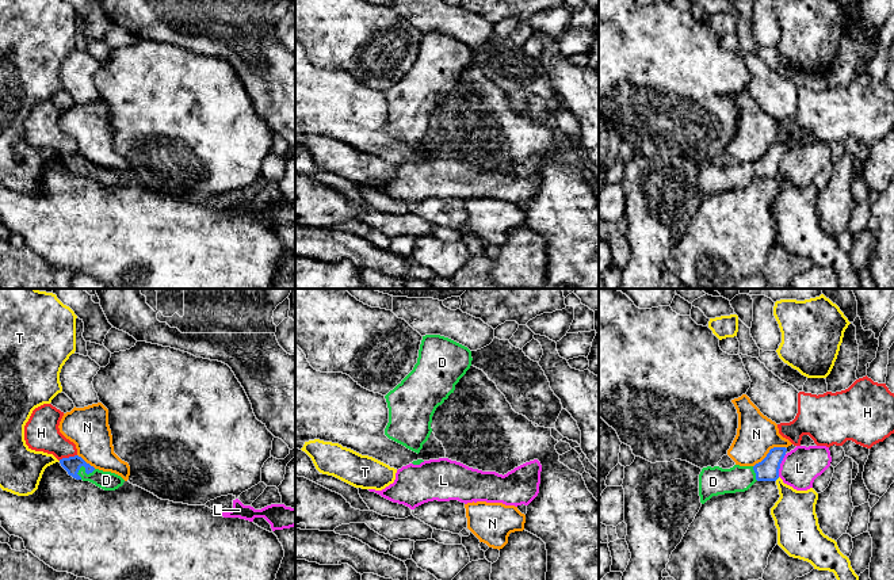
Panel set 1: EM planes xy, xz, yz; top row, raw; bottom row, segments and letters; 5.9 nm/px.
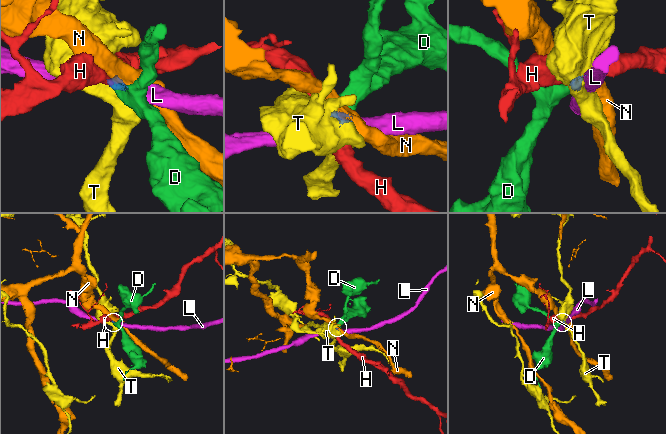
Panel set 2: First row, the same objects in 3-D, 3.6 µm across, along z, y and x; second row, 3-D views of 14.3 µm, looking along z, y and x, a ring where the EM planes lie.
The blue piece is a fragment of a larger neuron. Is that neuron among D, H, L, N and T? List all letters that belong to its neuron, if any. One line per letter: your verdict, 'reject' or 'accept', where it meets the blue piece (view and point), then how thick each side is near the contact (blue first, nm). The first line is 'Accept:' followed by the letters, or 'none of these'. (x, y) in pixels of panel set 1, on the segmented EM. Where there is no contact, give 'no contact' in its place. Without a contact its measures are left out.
Accept: D
D: accept | xy (86, 469) | 100/110 nm
H: reject | xy (67, 458) | 100/200 nm
L: reject | yz (779, 465) | 130/220 nm
N: reject | yz (770, 451) | 130/240 nm
T: reject | yz (776, 479) | 130/260 nm

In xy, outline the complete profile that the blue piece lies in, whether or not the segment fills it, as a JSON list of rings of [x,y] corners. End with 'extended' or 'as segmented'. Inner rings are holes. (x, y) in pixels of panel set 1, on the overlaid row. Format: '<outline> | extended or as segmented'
[[[79,455],[62,458],[60,463],[73,478],[89,481],[104,491],[115,491],[125,482],[121,476],[95,469]]] | extended

